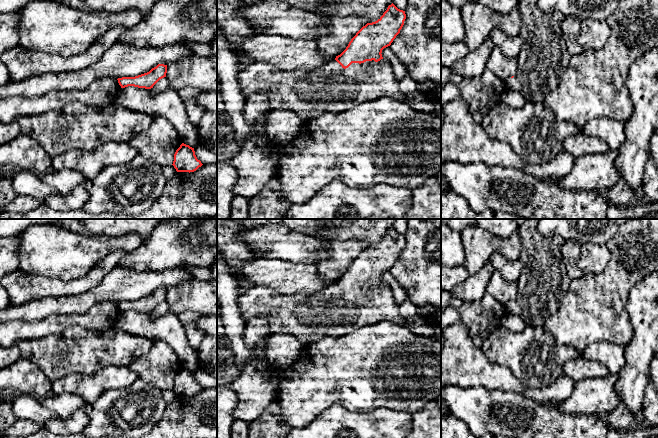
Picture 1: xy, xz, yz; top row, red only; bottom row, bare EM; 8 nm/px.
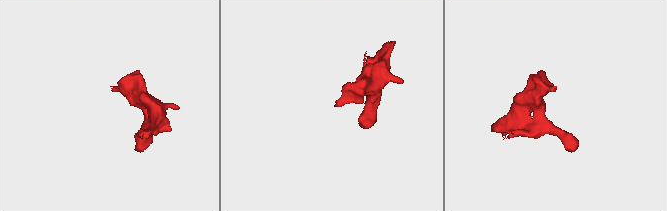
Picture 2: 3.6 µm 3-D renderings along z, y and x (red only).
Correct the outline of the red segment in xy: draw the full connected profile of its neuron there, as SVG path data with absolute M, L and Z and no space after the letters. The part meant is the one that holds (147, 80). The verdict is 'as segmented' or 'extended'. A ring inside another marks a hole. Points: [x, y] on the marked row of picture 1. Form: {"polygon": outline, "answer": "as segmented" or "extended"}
{"polygon": "M158 64L149 72L135 76L118 78L121 88L134 86L138 88L151 89L162 78L166 77L167 65Z", "answer": "as segmented"}

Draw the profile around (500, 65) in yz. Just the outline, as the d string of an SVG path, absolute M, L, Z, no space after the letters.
M493 47L486 64L486 70L491 71L502 81L506 81L517 74L517 66L517 58L509 58L498 47Z

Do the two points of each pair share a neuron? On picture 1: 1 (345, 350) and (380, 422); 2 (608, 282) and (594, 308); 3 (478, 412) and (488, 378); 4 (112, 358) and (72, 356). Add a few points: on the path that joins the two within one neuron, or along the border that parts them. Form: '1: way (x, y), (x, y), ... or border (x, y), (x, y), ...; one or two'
1: border (398, 409), (376, 407), (365, 411), (351, 411); two
2: way (608, 288), (608, 292), (598, 302); one
3: border (461, 388), (484, 386), (489, 390), (508, 391); two
4: way (102, 356), (82, 356); one

